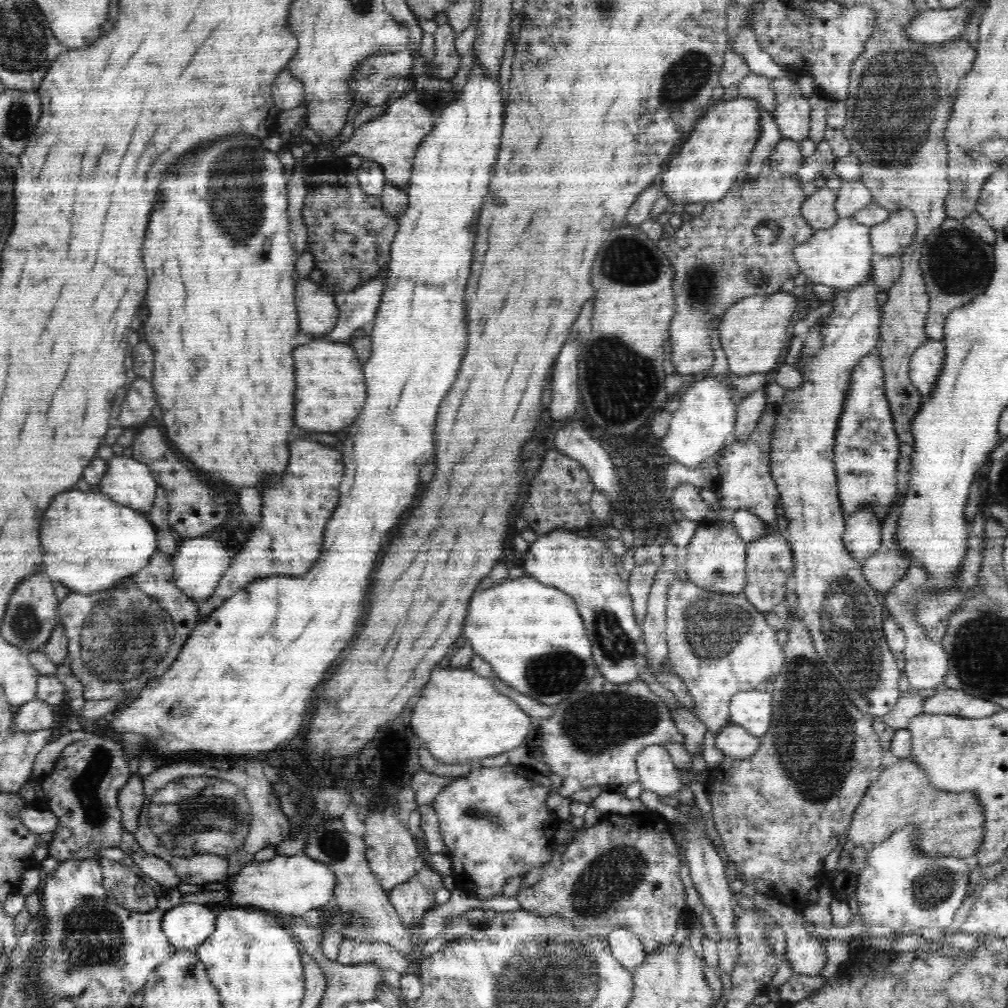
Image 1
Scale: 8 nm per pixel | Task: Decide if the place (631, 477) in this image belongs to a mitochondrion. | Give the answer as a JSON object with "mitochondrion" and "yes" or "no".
{"mitochondrion":"no"}

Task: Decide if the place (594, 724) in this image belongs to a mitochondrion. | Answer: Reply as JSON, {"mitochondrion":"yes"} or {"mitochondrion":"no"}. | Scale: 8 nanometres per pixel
{"mitochondrion":"yes"}

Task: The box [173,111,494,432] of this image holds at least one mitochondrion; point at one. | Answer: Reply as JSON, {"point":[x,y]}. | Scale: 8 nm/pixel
{"point":[236,200]}

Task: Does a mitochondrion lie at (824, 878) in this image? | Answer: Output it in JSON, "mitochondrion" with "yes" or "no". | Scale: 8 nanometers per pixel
{"mitochondrion":"no"}

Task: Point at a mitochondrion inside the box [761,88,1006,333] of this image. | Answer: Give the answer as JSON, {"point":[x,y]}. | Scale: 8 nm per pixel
{"point":[957,264]}

